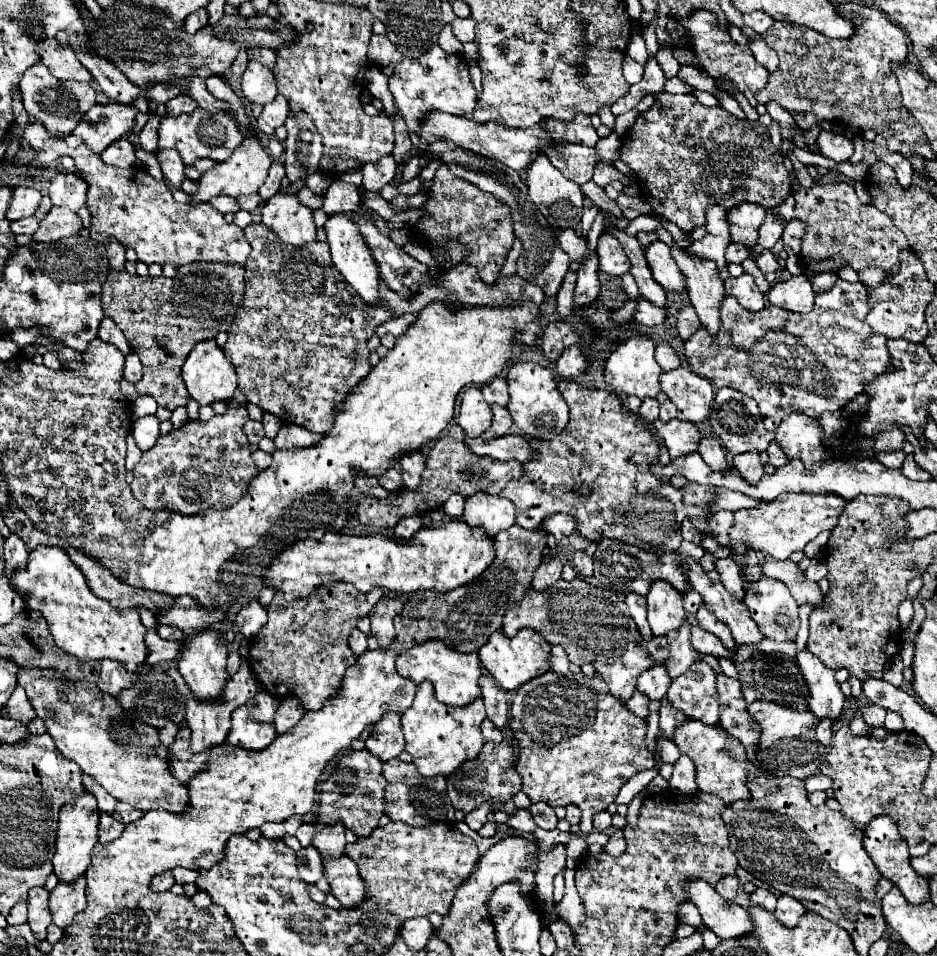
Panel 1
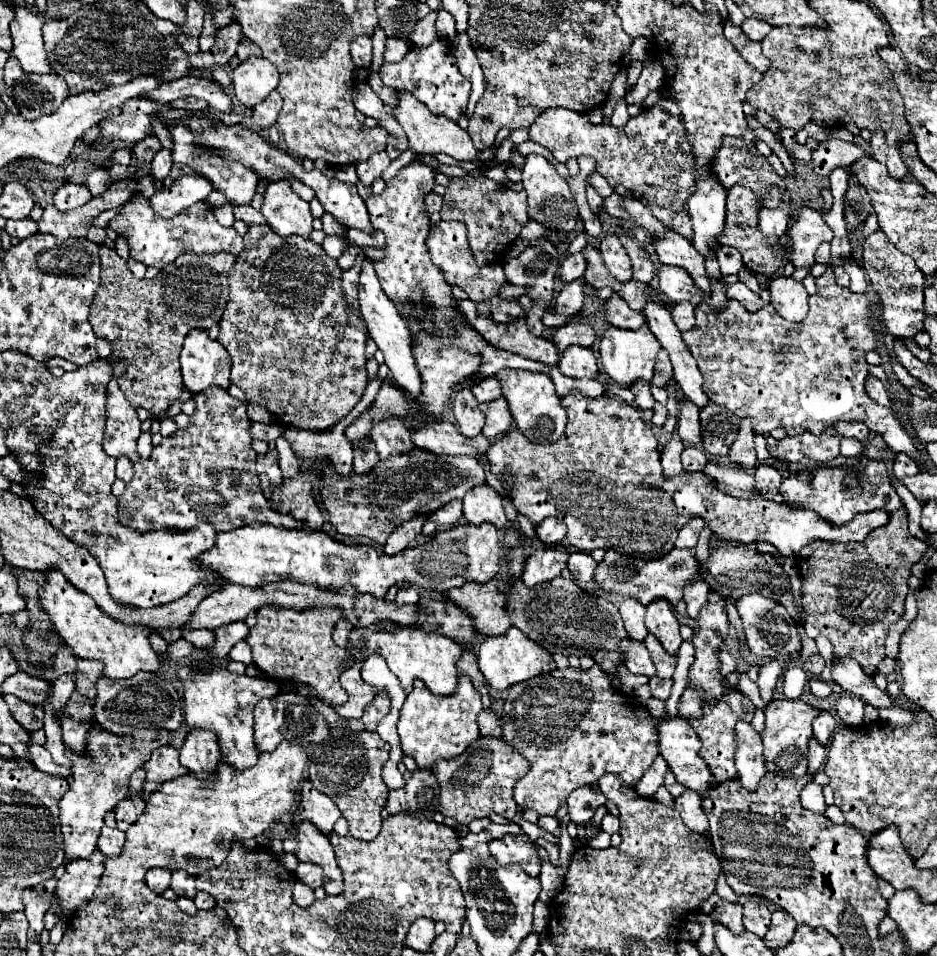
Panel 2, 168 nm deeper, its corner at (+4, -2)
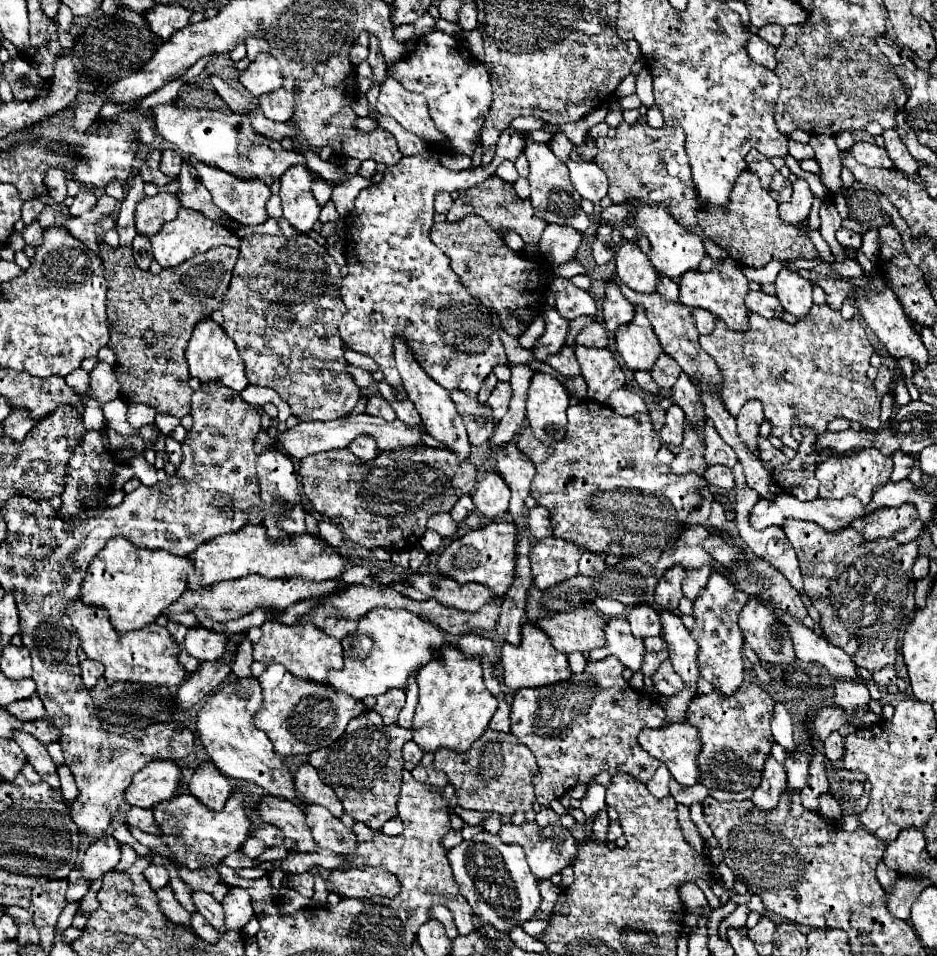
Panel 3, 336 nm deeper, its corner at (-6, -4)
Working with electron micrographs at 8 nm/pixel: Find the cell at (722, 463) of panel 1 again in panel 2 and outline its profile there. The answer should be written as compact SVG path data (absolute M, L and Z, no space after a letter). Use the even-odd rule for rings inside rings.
M683 399L683 413L679 413L677 435L685 443L701 443L701 425L699 425L699 407L689 399Z

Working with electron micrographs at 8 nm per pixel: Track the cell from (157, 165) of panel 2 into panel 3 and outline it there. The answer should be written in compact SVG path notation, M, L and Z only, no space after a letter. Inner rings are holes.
M165 149L163 151L163 157L161 157L161 173L165 173L167 177L177 177L179 175L179 169L181 169L181 155L173 149Z

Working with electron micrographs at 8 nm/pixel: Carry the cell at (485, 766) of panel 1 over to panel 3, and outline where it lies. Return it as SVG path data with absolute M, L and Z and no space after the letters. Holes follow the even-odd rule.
M487 729L467 753L445 749L437 751L433 767L447 773L449 783L455 787L457 803L463 809L495 811L499 815L513 817L517 811L531 811L535 803L531 779L537 775L537 761L535 755L513 733L497 733Z

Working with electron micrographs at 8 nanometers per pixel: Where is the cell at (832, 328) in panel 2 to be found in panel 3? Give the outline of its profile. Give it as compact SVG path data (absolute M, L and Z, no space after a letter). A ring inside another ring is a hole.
M813 305L805 321L797 321L793 325L785 323L783 319L765 319L757 313L749 313L749 329L747 331L731 331L725 327L721 319L717 319L715 329L709 335L699 337L701 347L715 359L721 371L721 397L725 407L733 417L739 415L741 407L749 399L757 399L763 403L765 419L771 421L771 433L783 441L783 445L795 449L799 443L791 435L793 419L799 421L799 427L811 427L817 435L827 431L827 425L837 419L845 417L849 421L859 421L865 431L877 431L879 421L879 397L875 395L873 381L867 377L869 357L875 353L871 341L865 335L863 323L855 315L851 321L841 317L841 311L831 309L825 305Z

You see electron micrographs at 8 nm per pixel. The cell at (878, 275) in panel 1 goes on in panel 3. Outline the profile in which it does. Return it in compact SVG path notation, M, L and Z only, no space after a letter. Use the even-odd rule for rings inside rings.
M847 259L845 263L833 263L833 271L839 277L861 277L863 275L861 265L857 261L853 261L853 259Z

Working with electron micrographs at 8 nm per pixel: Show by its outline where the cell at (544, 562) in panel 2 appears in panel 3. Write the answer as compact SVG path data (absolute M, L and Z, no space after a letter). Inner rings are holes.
M559 537L537 541L529 553L533 585L541 591L555 587L557 583L579 575L577 563L581 549Z

